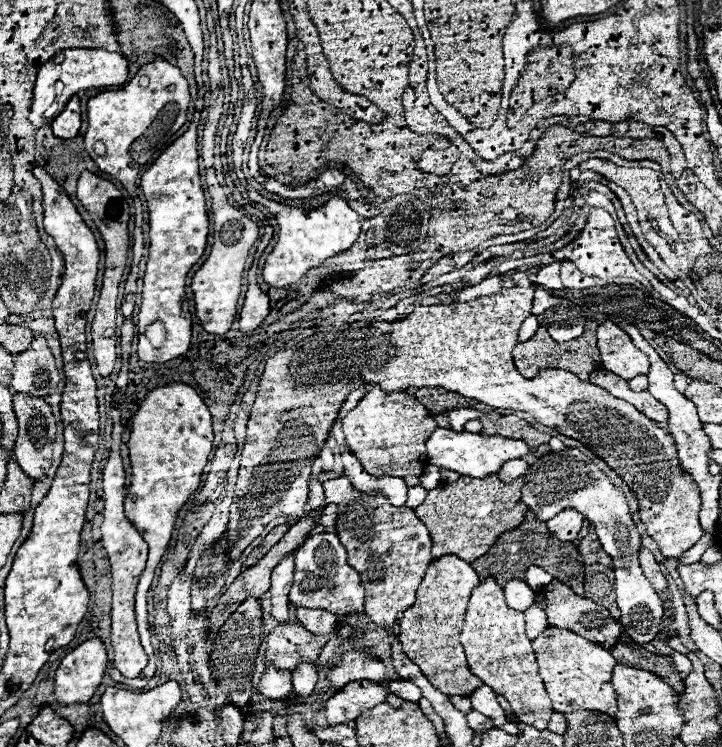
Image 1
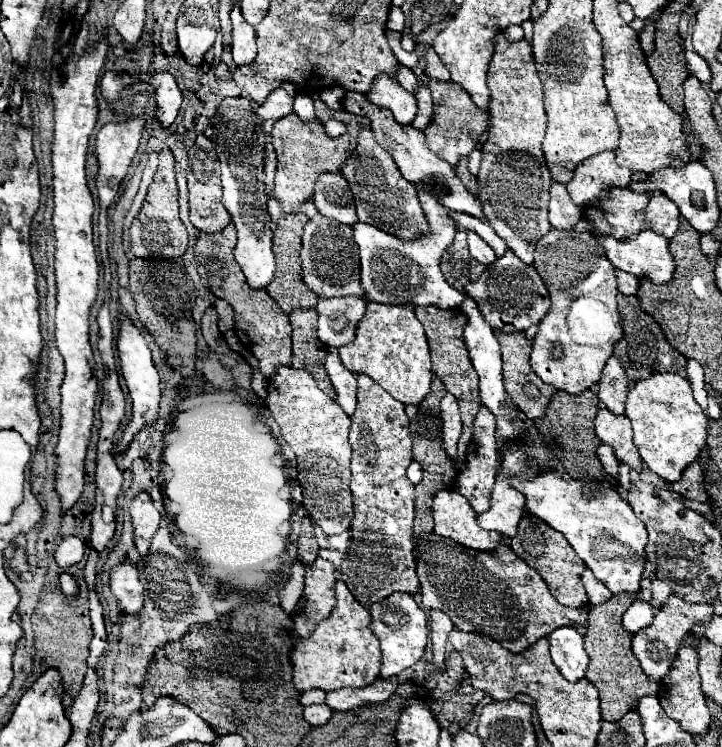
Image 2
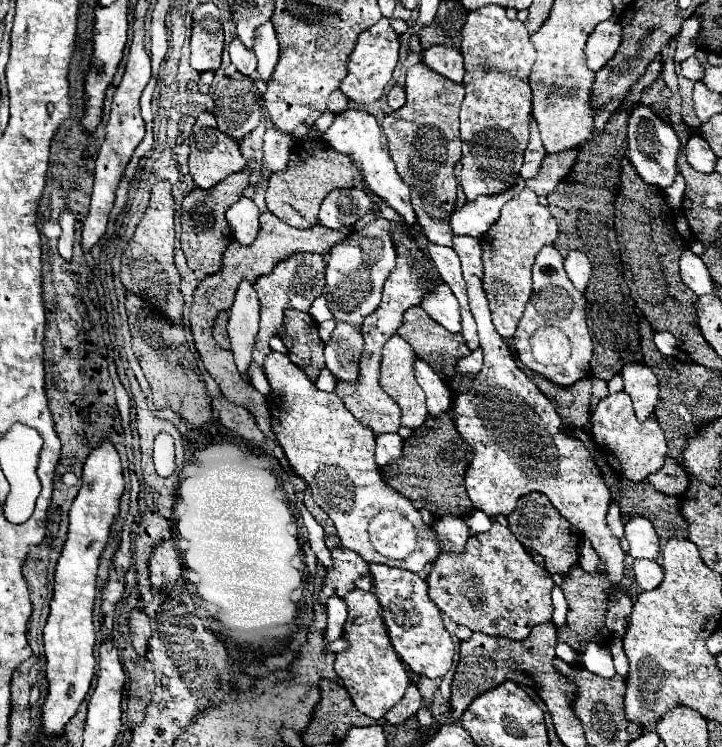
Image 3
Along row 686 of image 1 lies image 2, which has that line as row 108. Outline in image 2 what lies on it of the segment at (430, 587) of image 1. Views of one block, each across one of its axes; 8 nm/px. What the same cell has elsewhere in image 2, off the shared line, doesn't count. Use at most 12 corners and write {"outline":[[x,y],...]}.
{"outline":[[430,80],[436,116],[424,130],[456,166],[488,116],[456,82]]}

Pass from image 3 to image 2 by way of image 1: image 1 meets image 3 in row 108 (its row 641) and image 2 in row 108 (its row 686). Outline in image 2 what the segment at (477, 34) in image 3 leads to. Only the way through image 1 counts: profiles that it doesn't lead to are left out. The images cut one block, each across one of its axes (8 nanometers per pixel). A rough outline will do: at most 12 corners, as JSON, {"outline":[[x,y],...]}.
{"outline":[[498,34],[478,198],[526,264],[552,228],[544,90]]}

